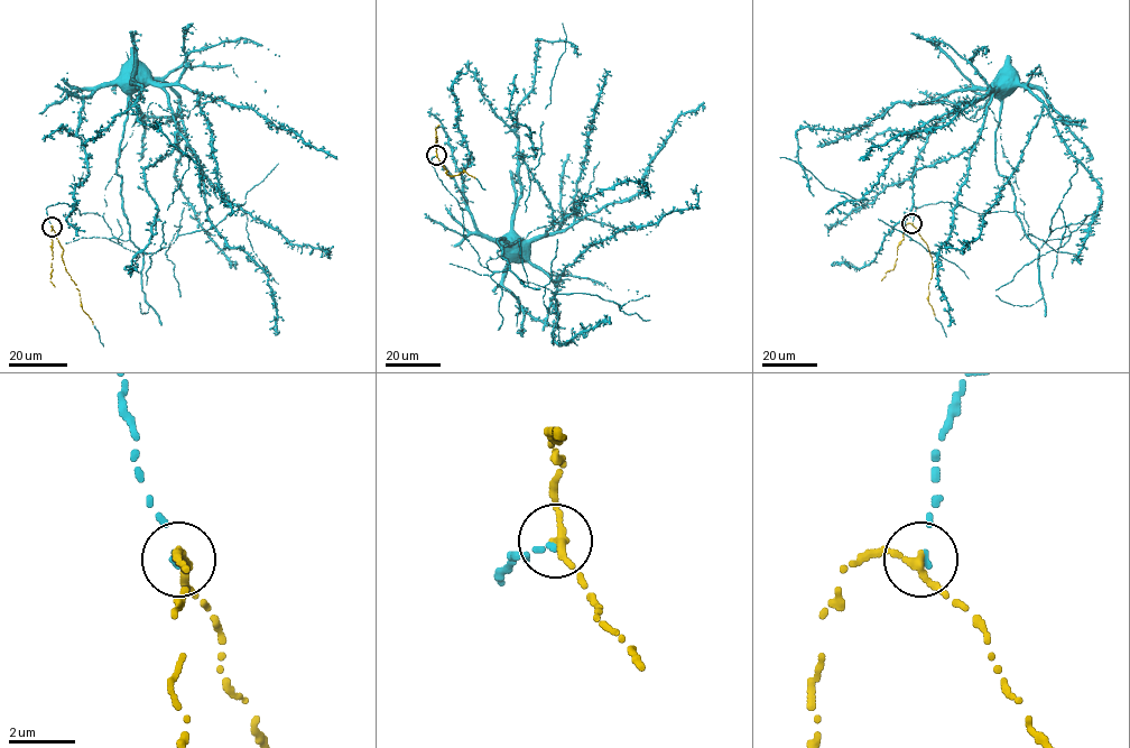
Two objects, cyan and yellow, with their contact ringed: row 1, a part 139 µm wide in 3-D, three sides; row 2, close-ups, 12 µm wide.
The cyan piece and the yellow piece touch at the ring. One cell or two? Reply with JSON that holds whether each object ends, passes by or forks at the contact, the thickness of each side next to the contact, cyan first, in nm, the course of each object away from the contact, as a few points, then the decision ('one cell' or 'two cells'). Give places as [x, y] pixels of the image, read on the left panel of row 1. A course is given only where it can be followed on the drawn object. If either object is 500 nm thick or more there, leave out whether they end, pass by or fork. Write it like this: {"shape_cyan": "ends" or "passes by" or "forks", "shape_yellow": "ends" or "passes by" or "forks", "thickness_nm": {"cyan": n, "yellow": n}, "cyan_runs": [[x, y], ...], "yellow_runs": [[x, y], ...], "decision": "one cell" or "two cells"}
{"shape_cyan": "ends", "shape_yellow": "passes by", "thickness_nm": {"cyan": 160, "yellow": 240}, "cyan_runs": [[52, 227], [47, 208], [65, 203], [129, 239], [117, 173], [123, 81]], "yellow_runs": [[52, 227], [63, 250], [65, 270], [79, 291], [83, 310], [93, 324]], "decision": "one cell"}

